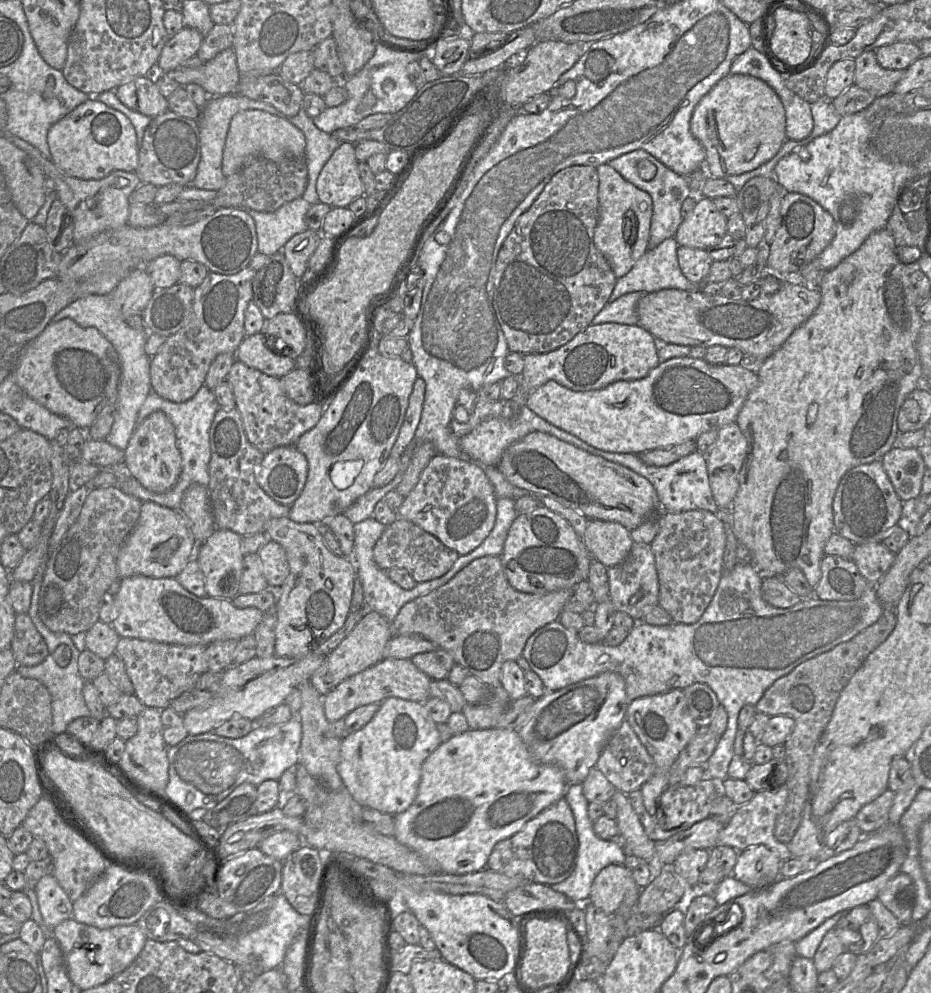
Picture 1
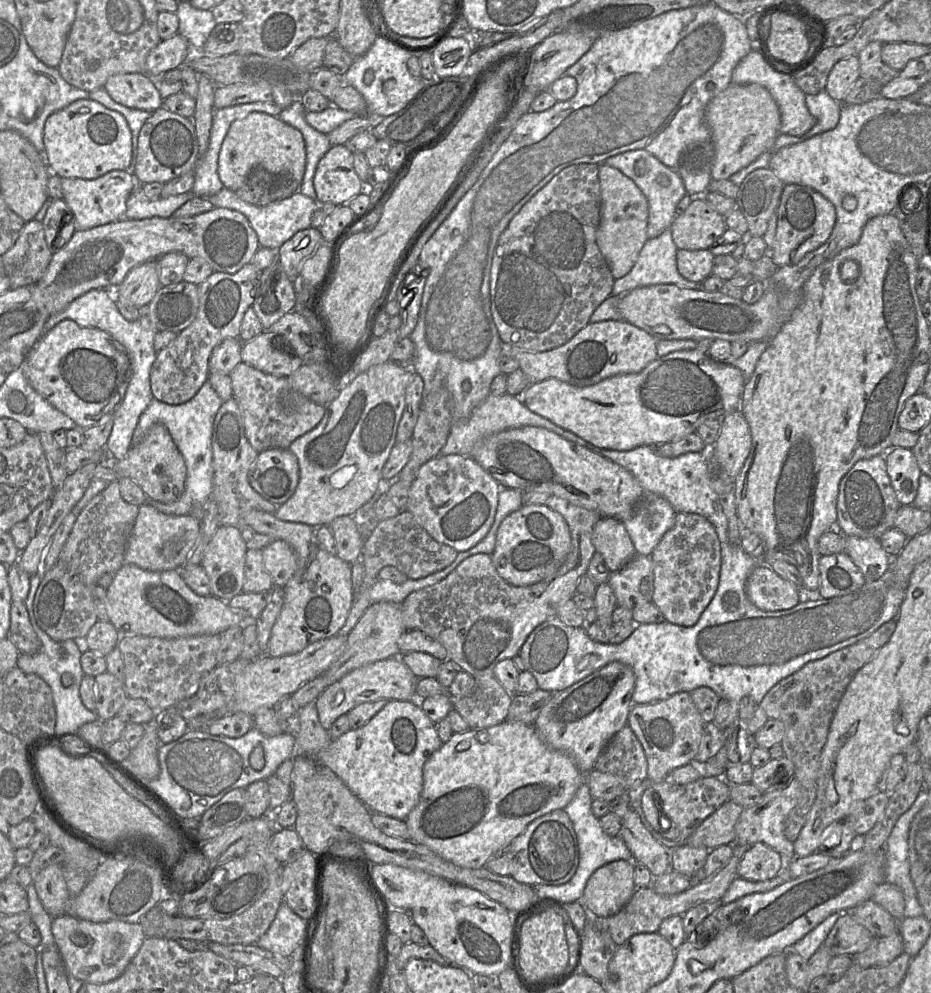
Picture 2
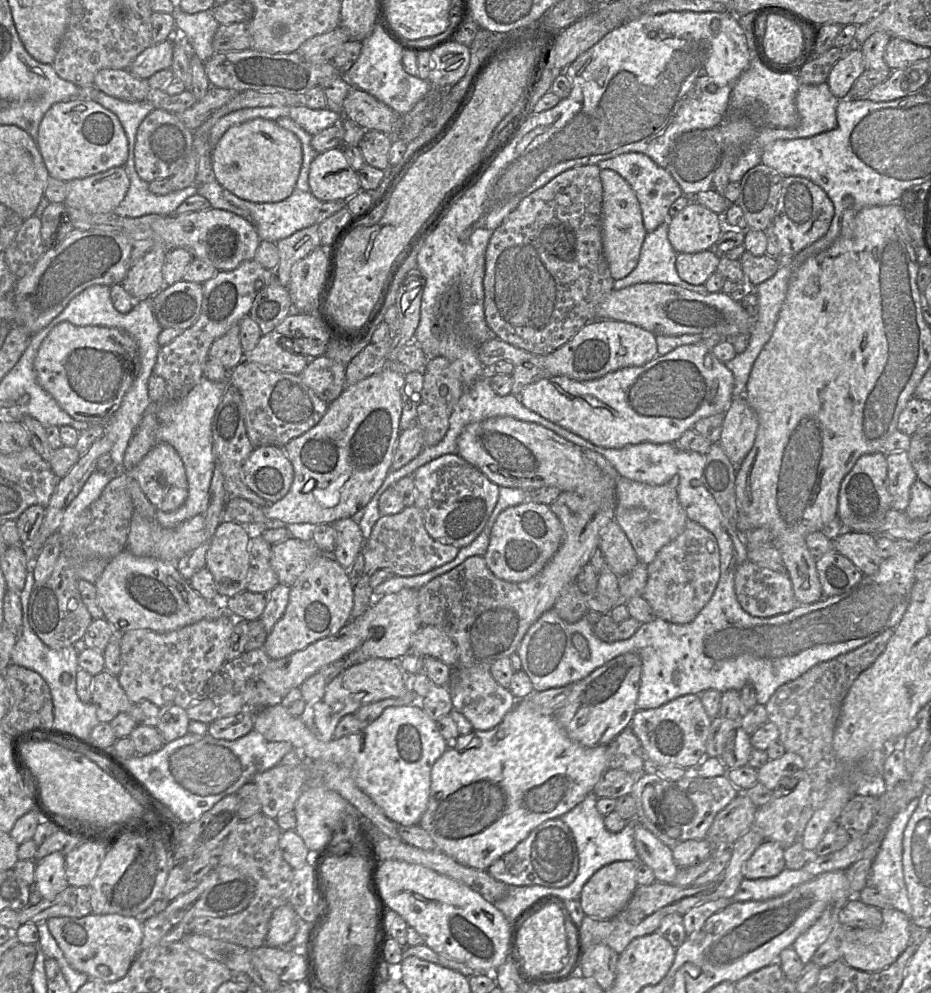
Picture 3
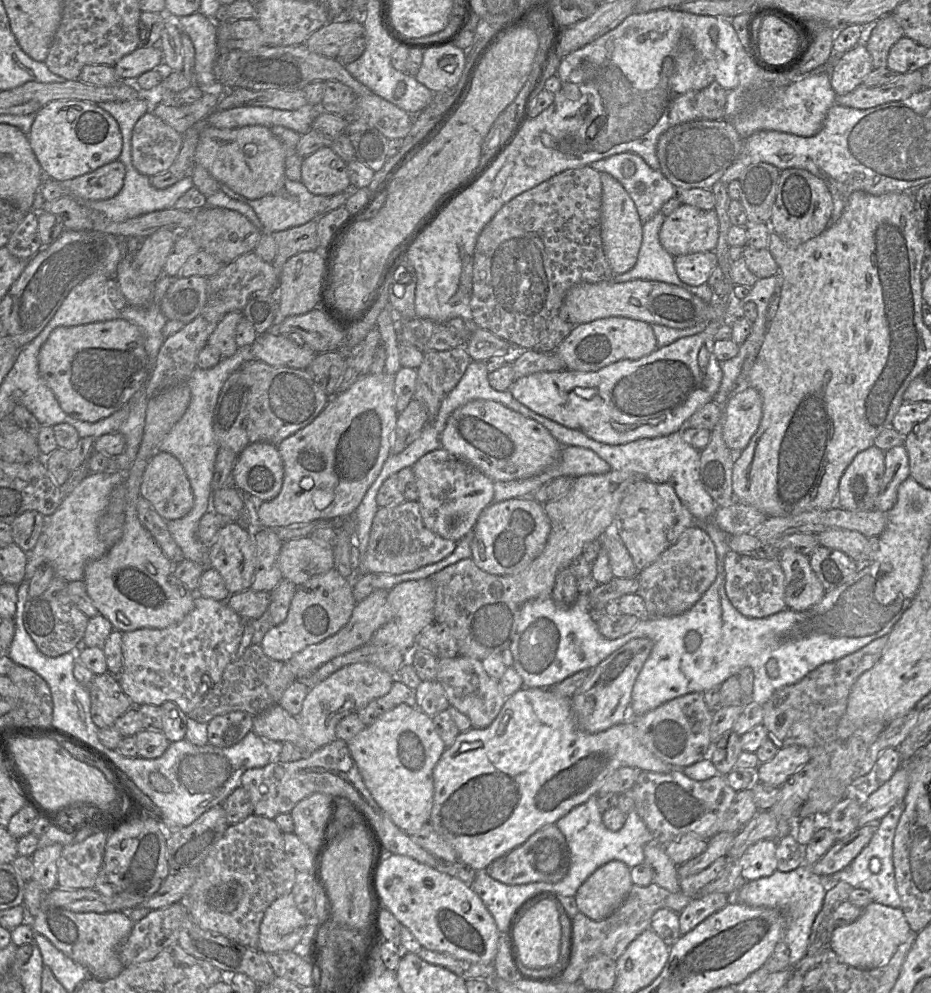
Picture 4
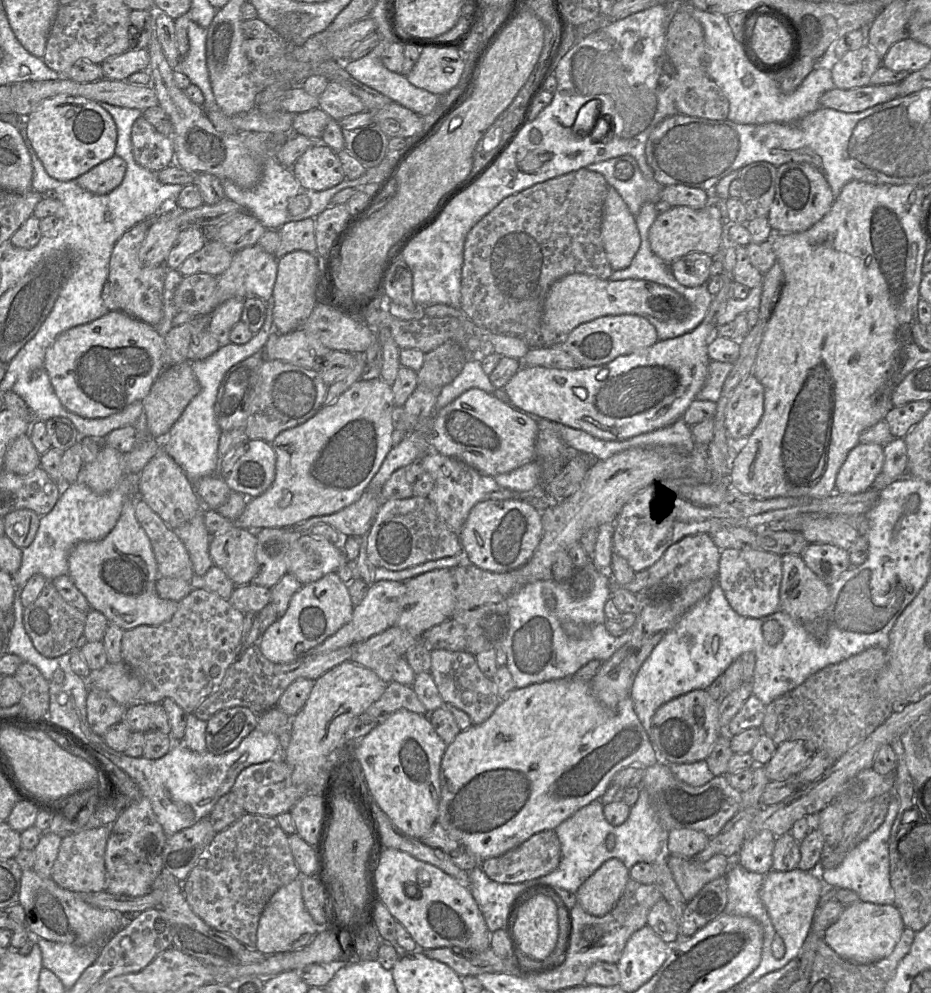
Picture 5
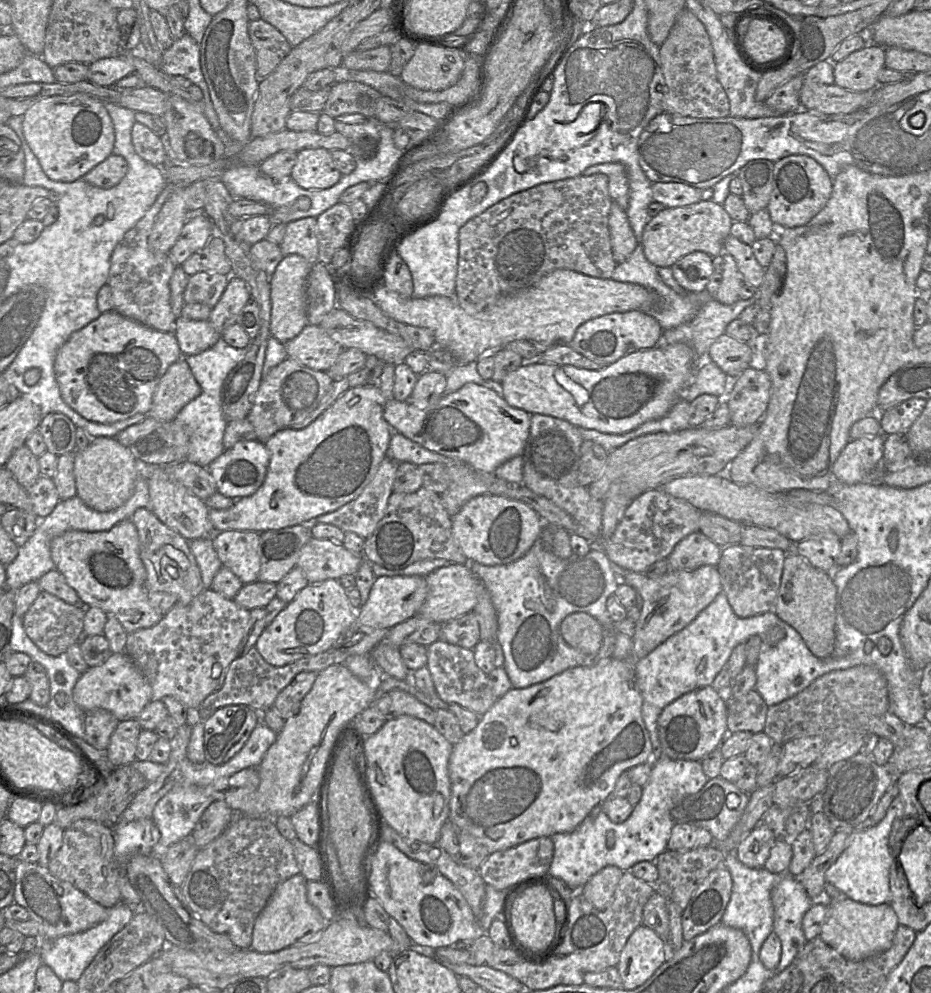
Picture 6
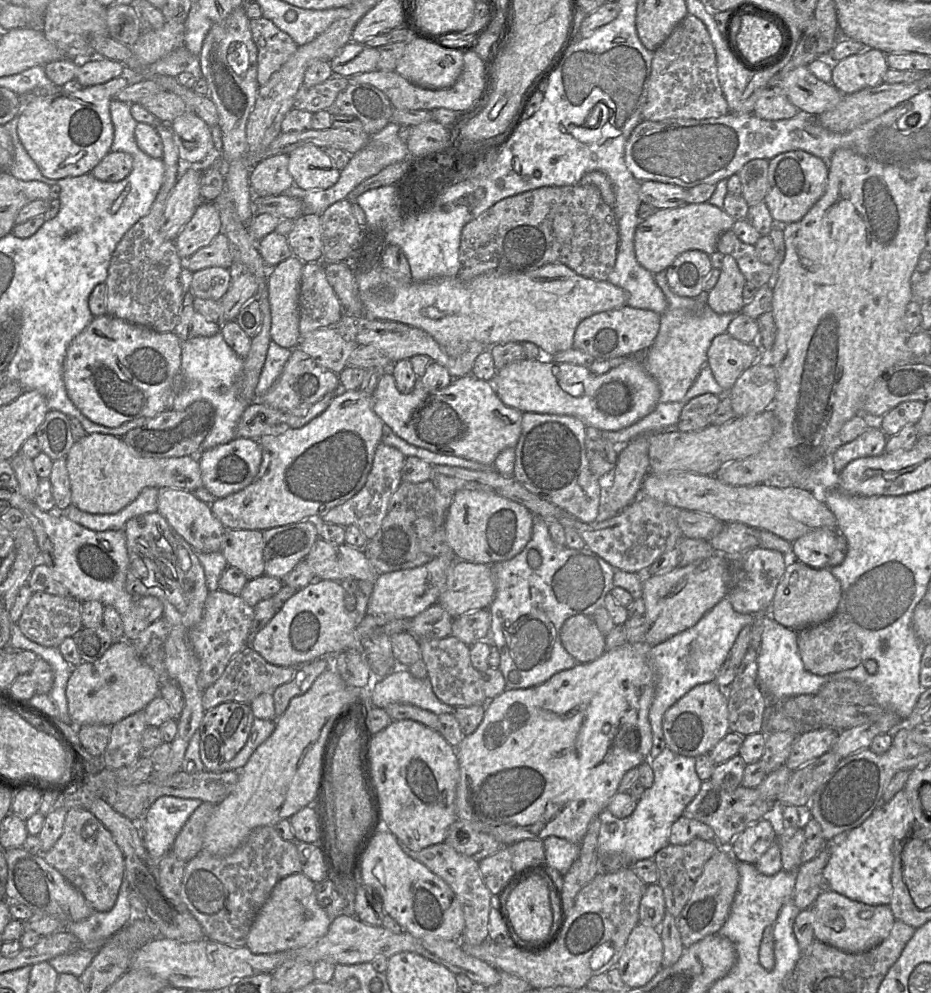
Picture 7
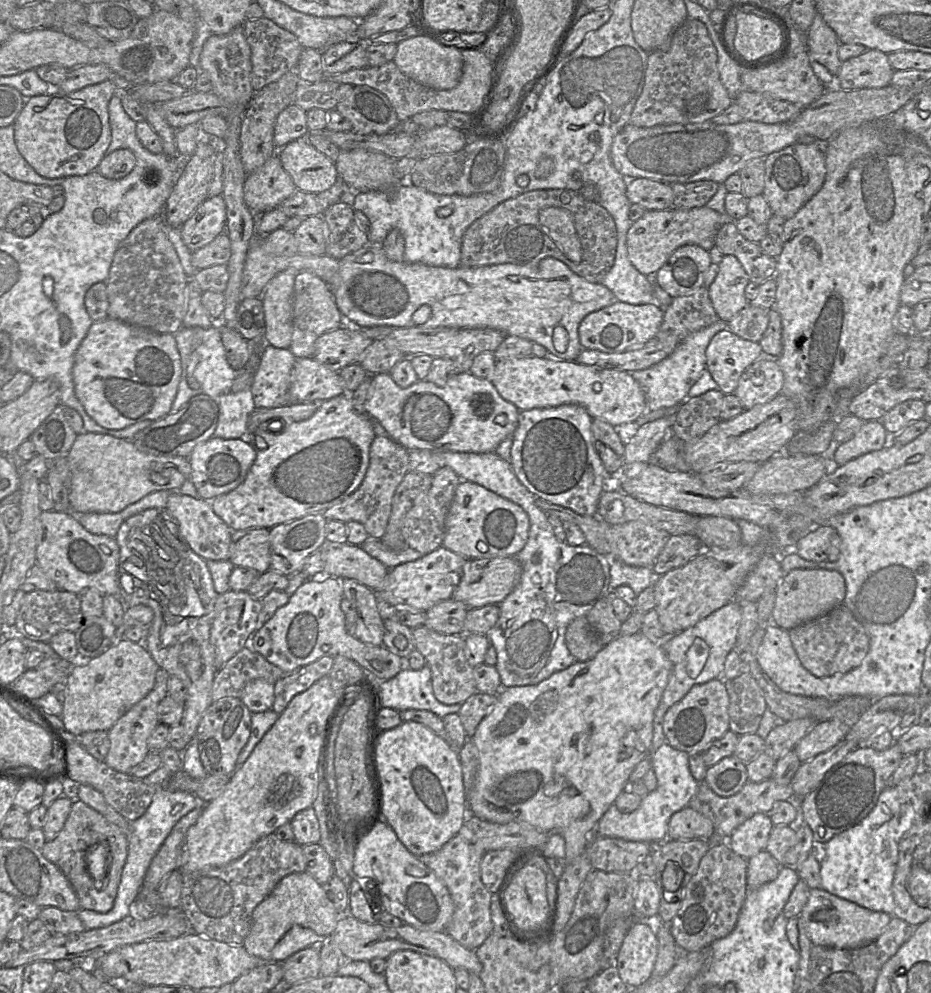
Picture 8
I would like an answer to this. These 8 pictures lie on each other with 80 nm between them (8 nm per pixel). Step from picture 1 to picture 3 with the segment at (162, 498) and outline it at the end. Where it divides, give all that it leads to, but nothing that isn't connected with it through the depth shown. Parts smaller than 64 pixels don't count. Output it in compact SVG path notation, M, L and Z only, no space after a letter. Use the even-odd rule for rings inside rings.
M203 376L181 400L170 403L152 403L145 411L138 428L129 441L124 454L124 471L133 469L157 442L167 442L172 445L183 461L188 481L188 496L184 504L172 512L156 510L155 520L165 528L175 528L185 520L196 515L203 515L208 508L209 489L216 466L212 420L228 385L230 385L229 380L213 382ZM159 404L175 406L175 419L164 427L158 425L156 418L156 407Z

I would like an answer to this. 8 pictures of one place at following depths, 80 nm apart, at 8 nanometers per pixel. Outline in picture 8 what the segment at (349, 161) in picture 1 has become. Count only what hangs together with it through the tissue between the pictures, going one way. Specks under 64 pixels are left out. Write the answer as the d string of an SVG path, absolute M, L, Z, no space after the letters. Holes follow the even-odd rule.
M306 138L294 140L278 150L282 166L291 176L297 190L319 194L329 190L339 179L335 162L312 146Z

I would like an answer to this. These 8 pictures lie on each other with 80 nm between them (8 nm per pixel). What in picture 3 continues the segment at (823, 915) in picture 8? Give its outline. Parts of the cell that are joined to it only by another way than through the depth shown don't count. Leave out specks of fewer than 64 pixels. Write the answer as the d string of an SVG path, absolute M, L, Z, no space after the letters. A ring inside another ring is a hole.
M894 908L882 911L883 923L876 929L849 929L841 943L842 961L848 966L865 971L879 972L893 964L911 944L910 918Z

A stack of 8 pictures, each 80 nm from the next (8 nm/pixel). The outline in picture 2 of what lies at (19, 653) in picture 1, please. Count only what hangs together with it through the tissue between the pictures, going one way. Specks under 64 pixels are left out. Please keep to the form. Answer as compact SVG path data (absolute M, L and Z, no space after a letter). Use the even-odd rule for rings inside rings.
M12 601L11 603L8 638L20 653L34 655L41 650L41 641L30 623L24 602Z

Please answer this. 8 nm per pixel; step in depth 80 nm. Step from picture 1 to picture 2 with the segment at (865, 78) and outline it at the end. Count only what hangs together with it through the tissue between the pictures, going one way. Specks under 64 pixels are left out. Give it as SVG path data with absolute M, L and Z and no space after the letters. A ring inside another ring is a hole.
M873 41L867 44L858 54L860 76L878 80L882 85L887 84L898 75L899 71L886 65L881 58L883 43Z

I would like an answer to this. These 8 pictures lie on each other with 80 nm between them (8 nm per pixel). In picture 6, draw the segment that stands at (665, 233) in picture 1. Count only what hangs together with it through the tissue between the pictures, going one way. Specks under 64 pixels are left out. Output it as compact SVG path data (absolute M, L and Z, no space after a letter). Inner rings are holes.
M603 163L590 166L583 172L583 176L604 174L608 177L608 191L612 201L626 211L629 202L629 182L626 168L621 163Z

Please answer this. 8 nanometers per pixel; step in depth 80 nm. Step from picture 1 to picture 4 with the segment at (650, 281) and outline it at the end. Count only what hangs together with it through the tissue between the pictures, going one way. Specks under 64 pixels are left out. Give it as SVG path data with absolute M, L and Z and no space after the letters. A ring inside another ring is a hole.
M659 212L642 225L642 243L637 261L632 269L614 275L613 282L622 283L636 279L660 281L681 287L699 297L706 303L714 299L712 288L704 283L700 286L690 286L682 282L675 270L674 260L660 244L659 231L665 216Z

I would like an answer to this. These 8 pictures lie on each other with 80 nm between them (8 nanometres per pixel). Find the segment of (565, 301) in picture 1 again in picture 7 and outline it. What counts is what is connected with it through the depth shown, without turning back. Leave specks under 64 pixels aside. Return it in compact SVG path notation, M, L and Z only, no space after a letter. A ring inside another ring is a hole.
M579 183L575 185L567 185L567 186L544 186L544 187L540 187L537 189L533 189L530 191L526 191L505 198L497 202L492 207L484 211L475 219L468 222L463 227L461 232L460 249L459 249L460 269L458 271L457 277L461 281L467 282L488 272L525 272L525 271L542 267L549 263L558 262L568 266L570 269L572 269L573 271L575 271L577 274L581 276L593 280L605 281L607 280L609 274L611 273L611 271L615 266L617 251L618 251L618 226L617 226L616 217L612 208L603 200L601 193L596 186L581 185ZM559 213L568 215L574 224L574 235L570 243L567 244L560 243L553 234L553 228L552 228L553 218L556 214Z

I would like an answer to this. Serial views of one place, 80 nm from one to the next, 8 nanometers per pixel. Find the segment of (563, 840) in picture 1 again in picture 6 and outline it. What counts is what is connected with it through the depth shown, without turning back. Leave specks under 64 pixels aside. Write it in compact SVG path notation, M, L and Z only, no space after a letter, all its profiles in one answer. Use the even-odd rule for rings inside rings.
M542 836L515 847L491 853L478 868L487 885L497 890L522 881L545 877L554 854L551 837Z

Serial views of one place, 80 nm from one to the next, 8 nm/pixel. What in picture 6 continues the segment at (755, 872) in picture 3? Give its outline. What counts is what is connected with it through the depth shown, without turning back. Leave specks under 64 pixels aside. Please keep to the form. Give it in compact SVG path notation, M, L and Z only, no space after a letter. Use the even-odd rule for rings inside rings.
M760 823L741 840L734 854L747 867L764 868L778 837L767 825Z

